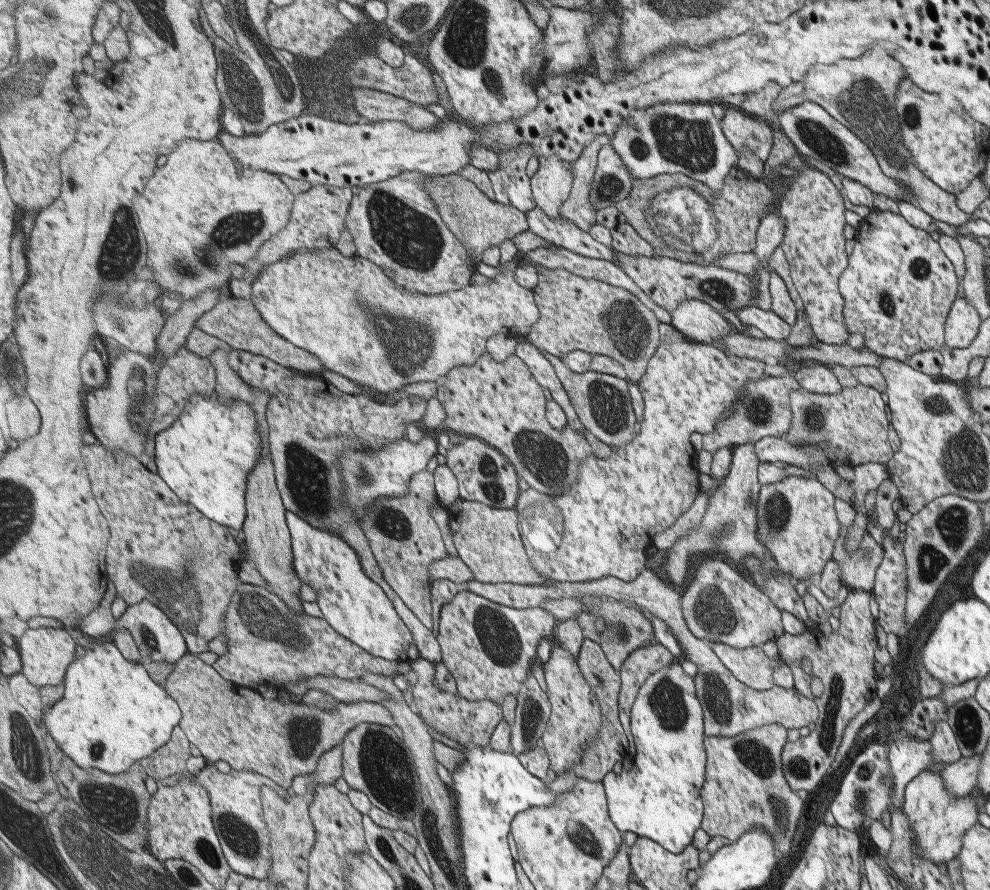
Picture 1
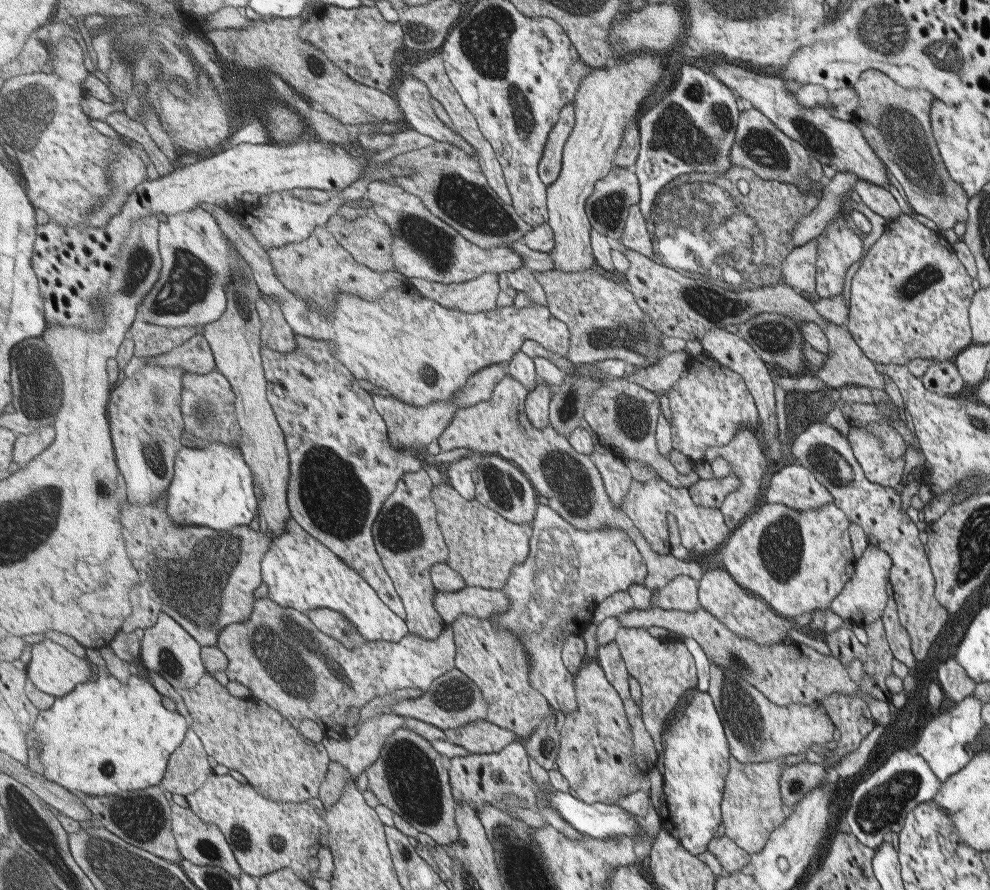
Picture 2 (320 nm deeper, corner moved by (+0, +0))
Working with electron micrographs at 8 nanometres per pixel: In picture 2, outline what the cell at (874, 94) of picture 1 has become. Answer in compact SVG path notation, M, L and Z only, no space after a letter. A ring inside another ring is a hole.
M866 68L851 90L857 94L857 110L853 112L853 122L858 125L859 130L867 140L867 144L874 148L882 163L887 167L902 186L903 194L907 198L909 206L917 213L931 221L942 230L949 230L955 224L963 224L969 220L970 212L965 210L965 204L970 204L971 195L947 172L940 148L930 125L930 96L922 89L905 89L890 80L886 73Z

